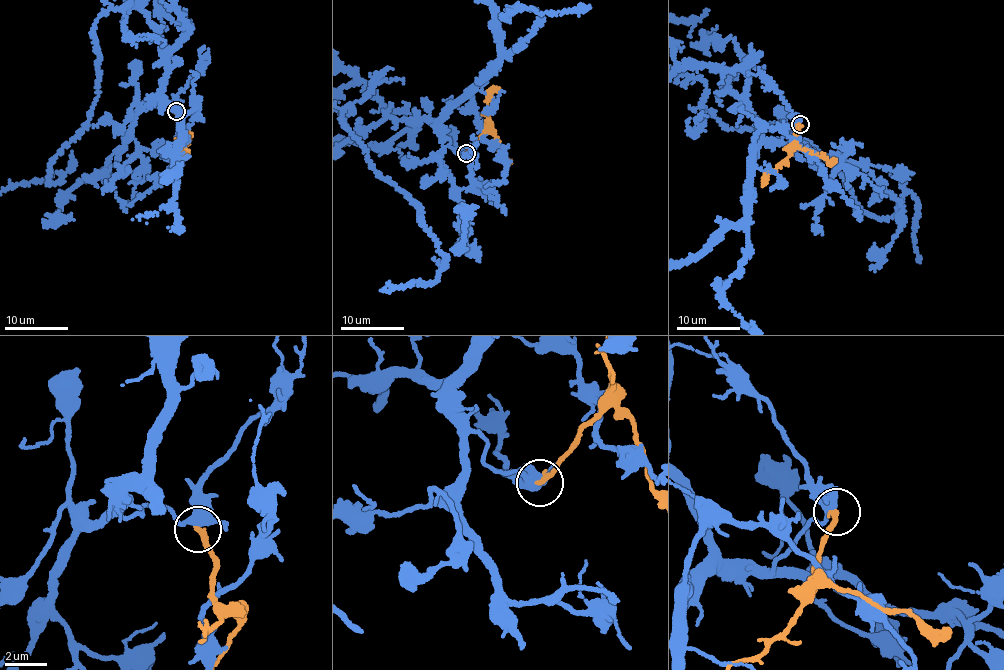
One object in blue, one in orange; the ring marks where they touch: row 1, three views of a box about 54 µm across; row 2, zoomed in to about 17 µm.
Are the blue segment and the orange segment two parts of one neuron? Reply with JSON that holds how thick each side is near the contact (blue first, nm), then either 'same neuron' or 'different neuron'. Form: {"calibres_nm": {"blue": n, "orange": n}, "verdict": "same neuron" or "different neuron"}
{"calibres_nm": {"blue": 400, "orange": 280}, "verdict": "different neuron"}

